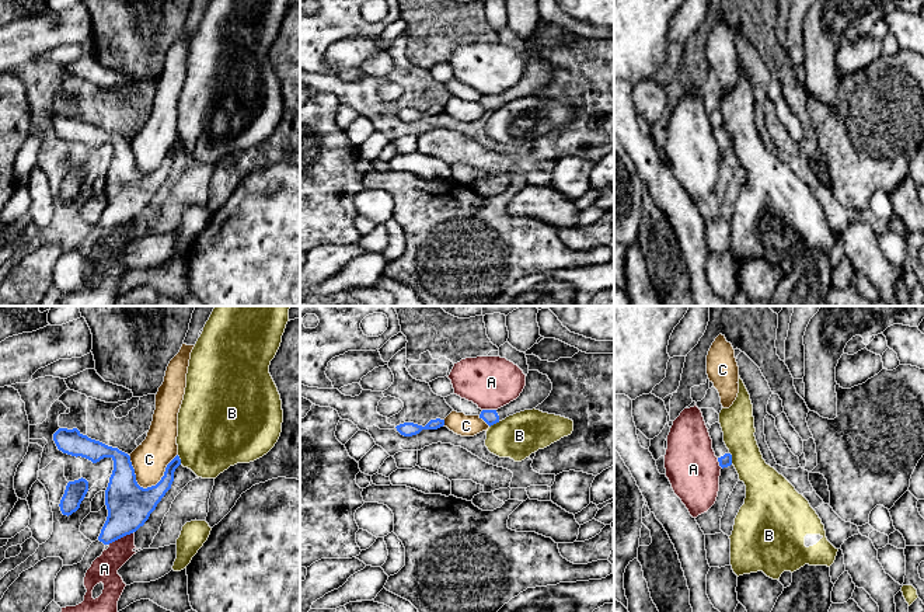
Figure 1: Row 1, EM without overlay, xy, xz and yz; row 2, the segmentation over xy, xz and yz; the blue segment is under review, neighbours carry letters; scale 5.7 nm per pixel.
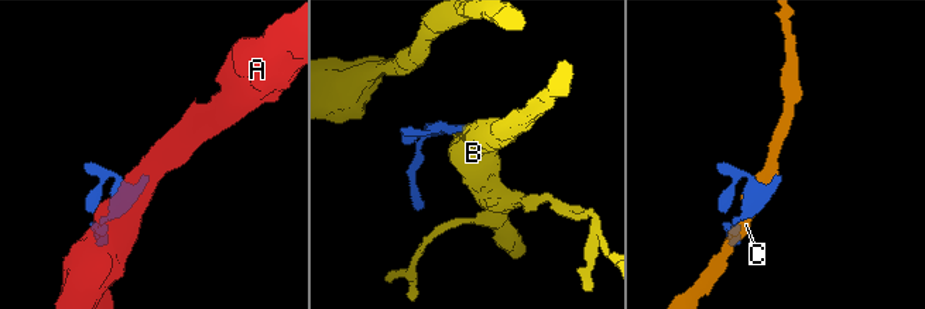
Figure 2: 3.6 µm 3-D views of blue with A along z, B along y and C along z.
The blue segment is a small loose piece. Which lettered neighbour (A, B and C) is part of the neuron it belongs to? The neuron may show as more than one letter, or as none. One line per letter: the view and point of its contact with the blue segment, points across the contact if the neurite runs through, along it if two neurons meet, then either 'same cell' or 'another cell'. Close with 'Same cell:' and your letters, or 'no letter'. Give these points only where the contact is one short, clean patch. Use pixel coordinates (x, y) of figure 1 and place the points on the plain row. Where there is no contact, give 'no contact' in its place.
A: contact xy (121, 222); another cell
B: contact yz (731, 143); border yz (729, 138), (732, 149); another cell
C: contact xy (161, 164); another cell
Same cell: no letter

